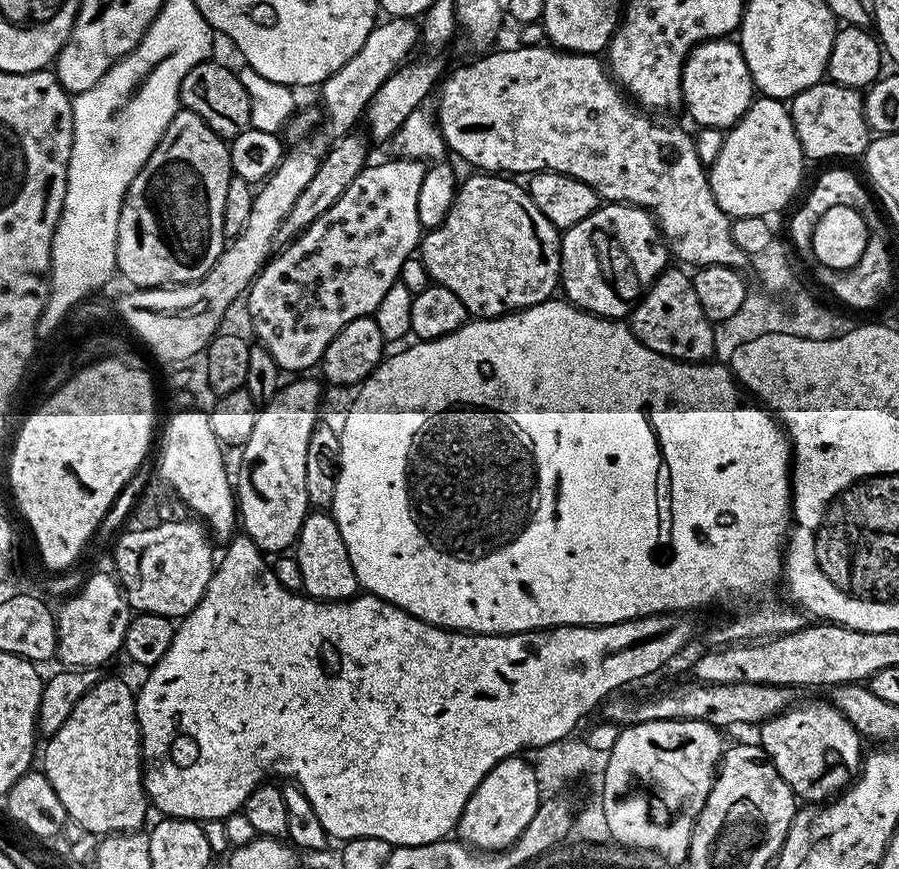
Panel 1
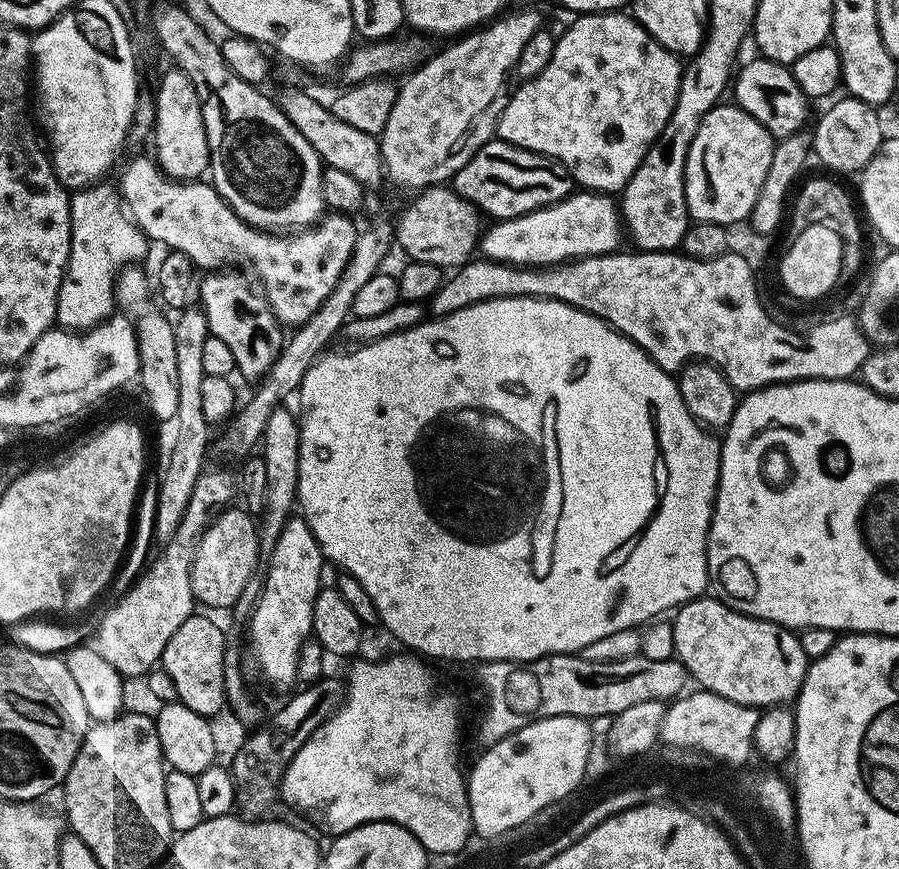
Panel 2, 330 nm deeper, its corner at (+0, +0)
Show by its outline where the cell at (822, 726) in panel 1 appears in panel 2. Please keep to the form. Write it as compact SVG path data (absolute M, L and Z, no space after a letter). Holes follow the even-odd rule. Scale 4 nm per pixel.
M708 594L680 605L674 616L675 659L703 691L757 710L788 706L799 696L810 659L793 629L742 614Z

